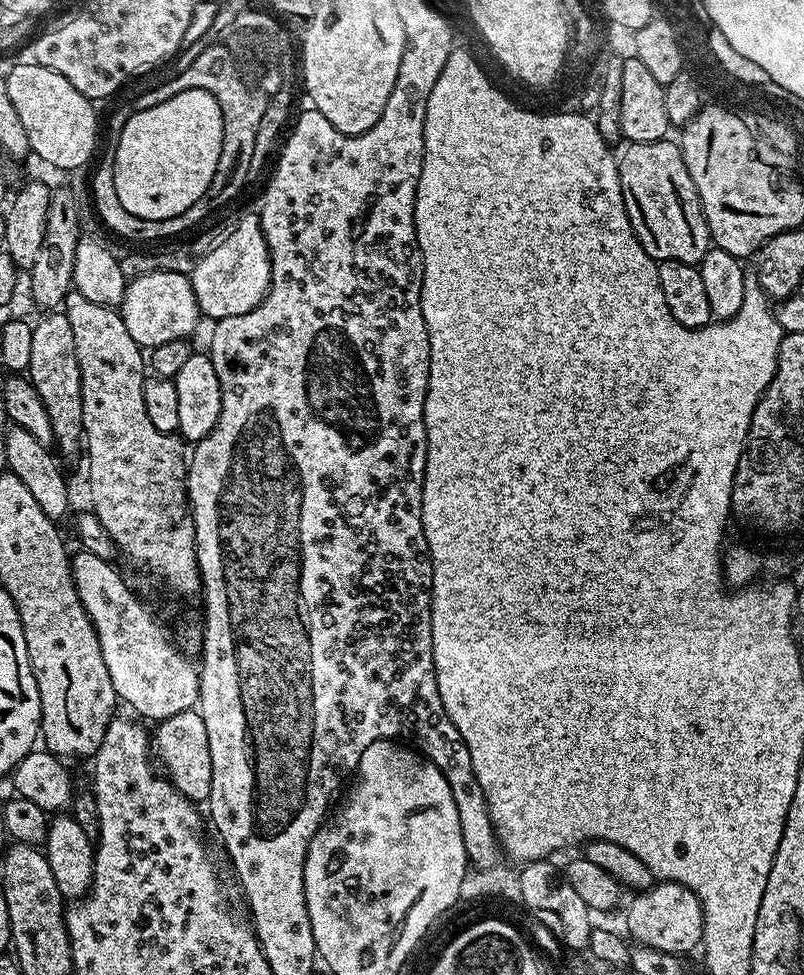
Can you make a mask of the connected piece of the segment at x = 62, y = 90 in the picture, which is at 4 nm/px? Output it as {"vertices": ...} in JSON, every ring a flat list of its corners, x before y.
{"vertices":[[35,62,16,64,6,73,10,102,22,118,31,155,45,160,52,168,80,168,96,148,96,112,93,101,87,100,62,74,54,74]]}

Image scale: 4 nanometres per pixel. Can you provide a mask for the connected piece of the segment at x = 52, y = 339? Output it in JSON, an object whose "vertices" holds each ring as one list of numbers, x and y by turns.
{"vertices":[[52,310,40,321,32,324,34,343,30,346,30,366,27,377,31,380,34,390,38,390,38,398,42,398,42,406,46,406,46,414,52,423,52,435,55,447,60,447,66,455,72,456,81,451,84,423,82,422,82,378,78,366,78,354,74,350,74,330,70,330,70,318,64,316,63,311]]}

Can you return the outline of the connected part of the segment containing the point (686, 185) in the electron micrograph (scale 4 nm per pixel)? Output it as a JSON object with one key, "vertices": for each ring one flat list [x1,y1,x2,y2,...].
{"vertices":[[665,138,658,142,629,143,627,147,618,156,620,185,630,226,634,226,638,242,642,242,642,250,657,262,677,260,699,265,710,247,708,223,679,143]]}

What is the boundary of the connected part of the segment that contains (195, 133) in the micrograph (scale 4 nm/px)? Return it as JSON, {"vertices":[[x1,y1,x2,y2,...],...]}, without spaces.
{"vertices":[[183,88,178,94,166,98,166,102,158,102,158,106,150,106,150,110,135,110,131,115,132,117,124,125,119,125,119,136,114,141,116,148,116,157,113,162,114,187,117,191,118,200,122,202,126,210,137,215,138,218,162,220,174,218,175,215,182,215,187,208,198,202,198,198,204,196,214,178,214,170,218,170,218,158,222,154,222,110,219,102,214,98,214,94,210,94,201,88]]}

